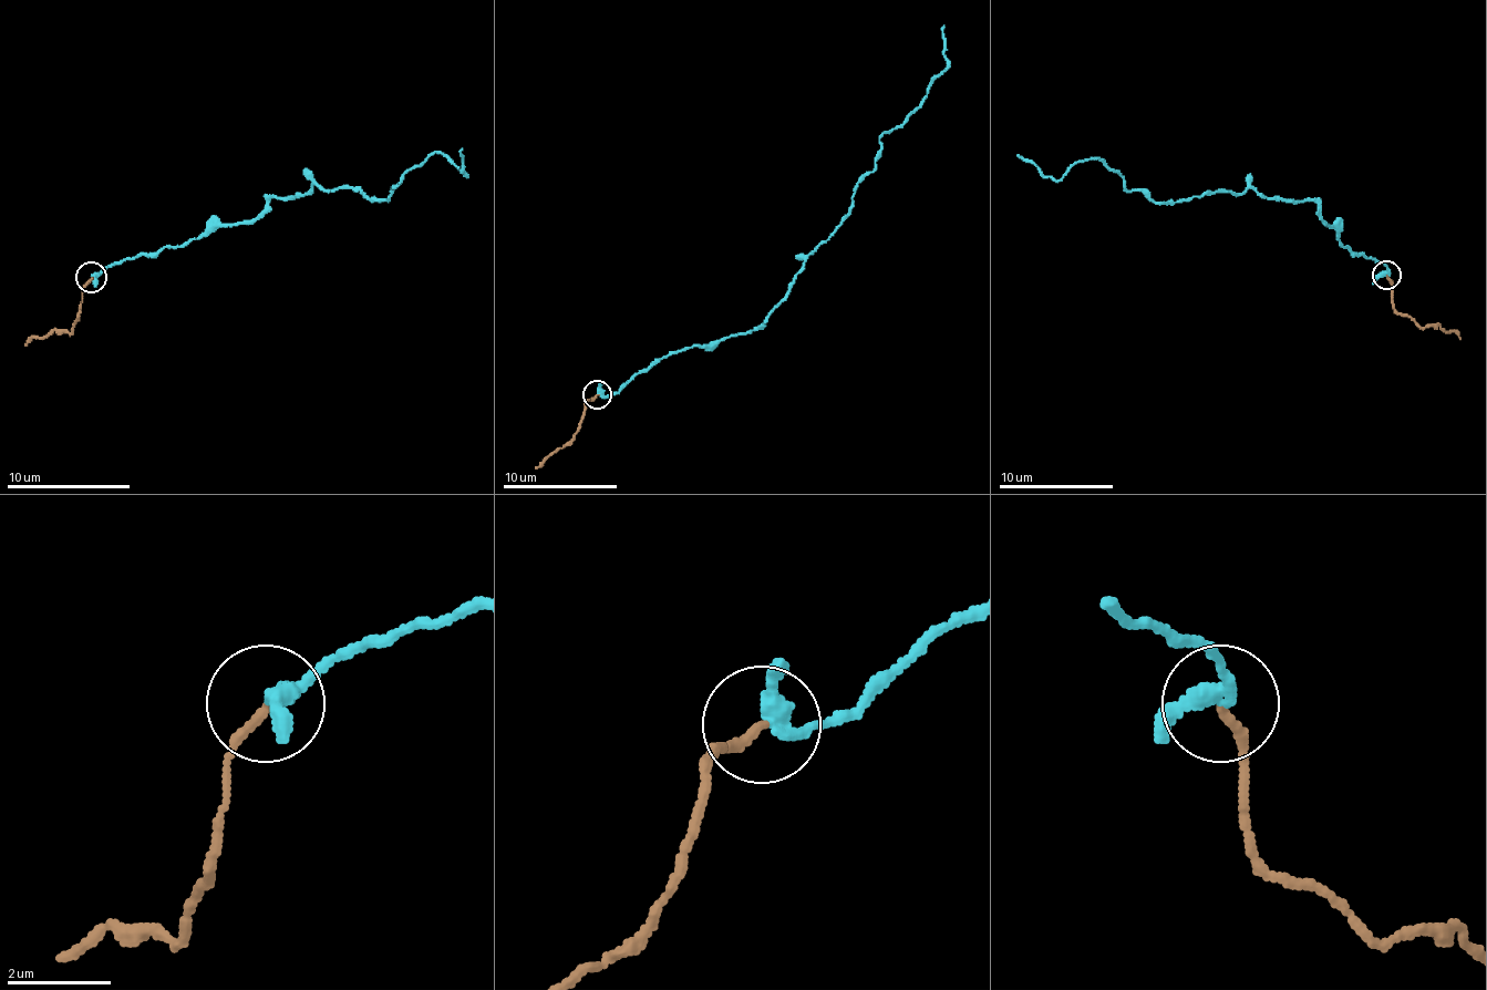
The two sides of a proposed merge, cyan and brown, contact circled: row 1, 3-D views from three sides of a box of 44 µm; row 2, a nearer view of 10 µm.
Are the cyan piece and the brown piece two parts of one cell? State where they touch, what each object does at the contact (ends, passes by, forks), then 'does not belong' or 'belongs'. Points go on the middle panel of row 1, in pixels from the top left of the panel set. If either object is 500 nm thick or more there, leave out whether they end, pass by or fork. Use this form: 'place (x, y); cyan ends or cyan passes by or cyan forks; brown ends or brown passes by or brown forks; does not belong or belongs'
place (597, 394); cyan passes by; brown ends; belongs

